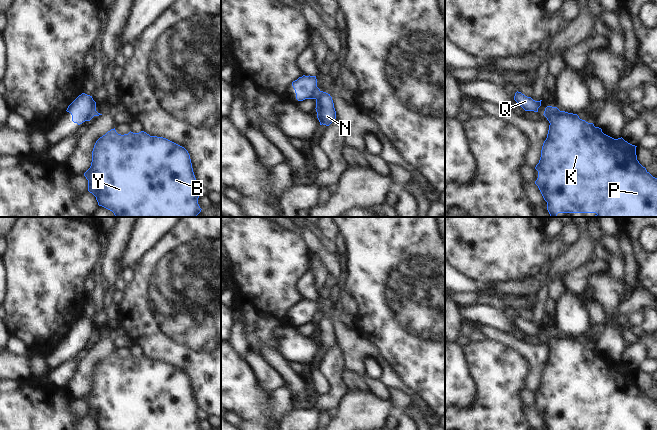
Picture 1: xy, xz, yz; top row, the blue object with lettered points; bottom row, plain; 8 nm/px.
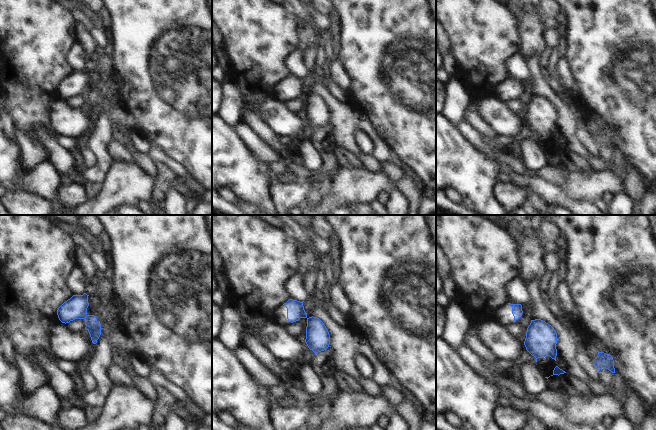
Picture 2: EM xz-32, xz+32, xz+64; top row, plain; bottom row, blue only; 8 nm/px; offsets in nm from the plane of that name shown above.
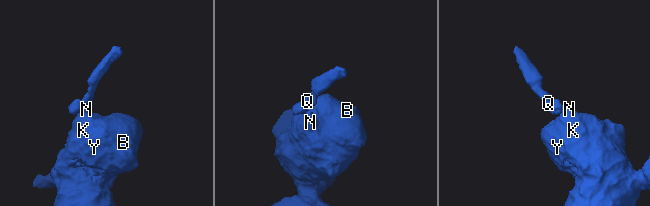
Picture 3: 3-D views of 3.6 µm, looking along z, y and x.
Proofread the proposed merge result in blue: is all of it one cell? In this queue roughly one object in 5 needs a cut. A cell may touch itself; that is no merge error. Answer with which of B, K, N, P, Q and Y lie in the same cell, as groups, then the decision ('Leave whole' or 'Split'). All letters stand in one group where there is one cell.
Groups: B K N P Y / Q. Split.

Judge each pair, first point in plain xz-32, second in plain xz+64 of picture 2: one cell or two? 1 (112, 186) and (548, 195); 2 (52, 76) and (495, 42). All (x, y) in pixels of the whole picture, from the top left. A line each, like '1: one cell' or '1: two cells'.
1: two cells
2: one cell

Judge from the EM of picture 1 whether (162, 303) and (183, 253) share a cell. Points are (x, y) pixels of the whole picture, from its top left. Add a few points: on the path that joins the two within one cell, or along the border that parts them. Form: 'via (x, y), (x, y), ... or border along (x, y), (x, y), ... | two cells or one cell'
via (164, 291), (164, 273), (171, 265) | one cell

